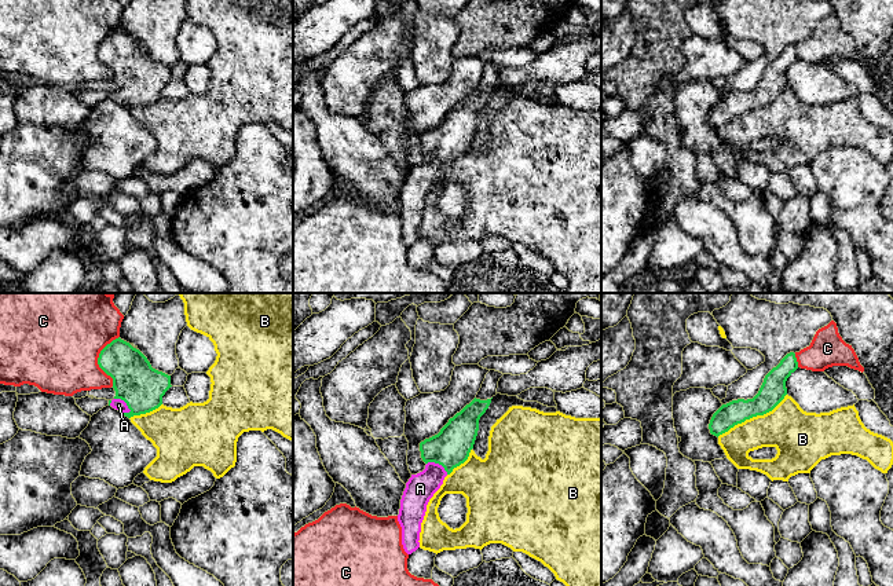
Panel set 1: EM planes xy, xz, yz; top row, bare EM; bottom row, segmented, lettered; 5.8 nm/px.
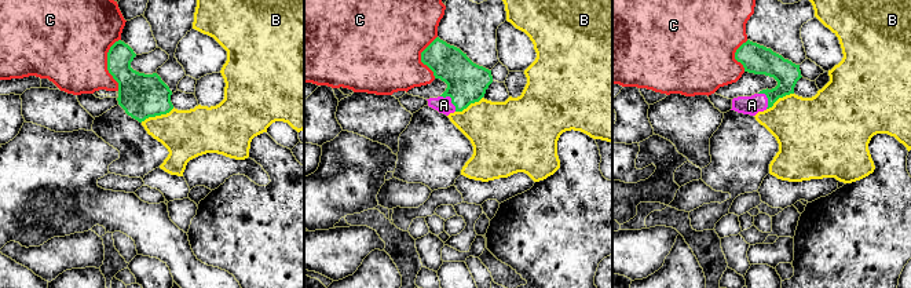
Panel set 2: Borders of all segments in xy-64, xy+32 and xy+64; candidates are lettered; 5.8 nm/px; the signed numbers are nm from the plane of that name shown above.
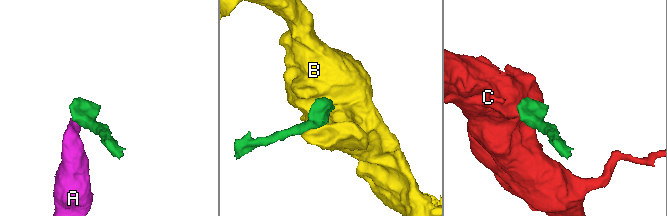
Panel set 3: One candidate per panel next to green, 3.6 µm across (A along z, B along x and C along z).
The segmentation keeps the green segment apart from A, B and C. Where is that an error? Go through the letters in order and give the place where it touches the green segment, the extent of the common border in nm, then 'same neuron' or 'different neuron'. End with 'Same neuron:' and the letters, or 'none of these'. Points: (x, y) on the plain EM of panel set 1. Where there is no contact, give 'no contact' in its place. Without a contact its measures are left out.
A: contact xy (124, 92); length 130 nm; same neuron
B: contact yz (751, 109); length 480 nm; different neuron
C: contact xy (98, 51); length 300 nm; different neuron
Same neuron: A

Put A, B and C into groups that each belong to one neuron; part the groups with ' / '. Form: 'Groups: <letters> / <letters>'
Groups: A / B / C

